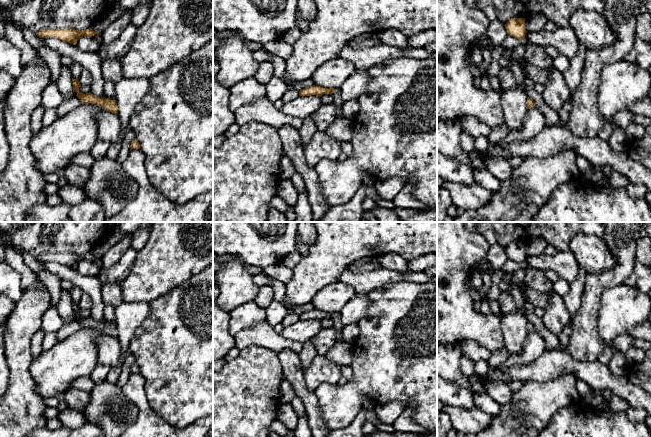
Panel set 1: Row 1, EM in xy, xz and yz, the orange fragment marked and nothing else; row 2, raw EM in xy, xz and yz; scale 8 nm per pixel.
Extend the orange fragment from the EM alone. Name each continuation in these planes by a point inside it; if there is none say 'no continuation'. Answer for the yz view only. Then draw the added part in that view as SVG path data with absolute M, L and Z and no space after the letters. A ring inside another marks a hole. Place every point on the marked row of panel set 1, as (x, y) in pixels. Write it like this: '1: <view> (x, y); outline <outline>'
no continuation

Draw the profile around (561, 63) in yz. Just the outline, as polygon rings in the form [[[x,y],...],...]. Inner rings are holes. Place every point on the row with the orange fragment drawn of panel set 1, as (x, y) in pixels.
[[[559,54],[554,60],[553,60],[553,67],[560,71],[564,72],[568,69],[570,65],[570,59],[568,59],[565,55]]]

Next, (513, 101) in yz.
[[[520,87],[501,91],[501,108],[504,124],[509,130],[522,128],[527,107],[527,95]]]

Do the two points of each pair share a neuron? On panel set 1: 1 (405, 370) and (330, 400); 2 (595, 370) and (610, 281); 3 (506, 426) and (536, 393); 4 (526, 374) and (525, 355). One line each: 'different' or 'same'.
1: same
2: different
3: same
4: different

